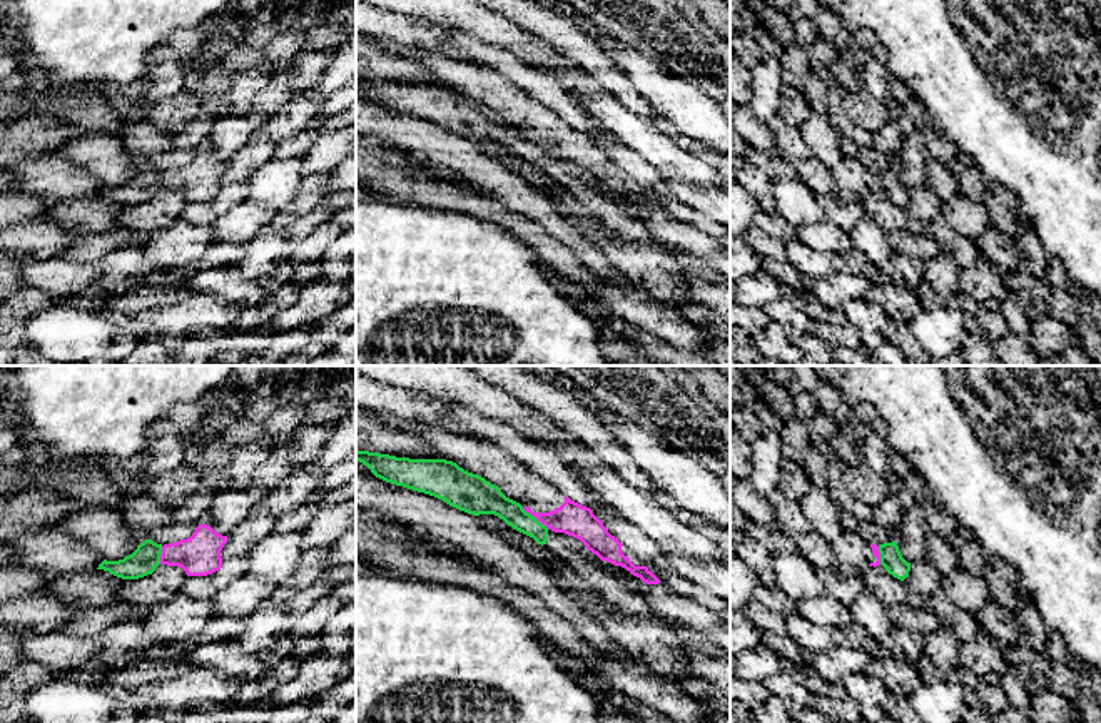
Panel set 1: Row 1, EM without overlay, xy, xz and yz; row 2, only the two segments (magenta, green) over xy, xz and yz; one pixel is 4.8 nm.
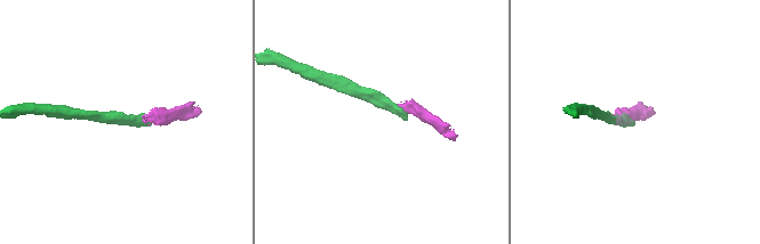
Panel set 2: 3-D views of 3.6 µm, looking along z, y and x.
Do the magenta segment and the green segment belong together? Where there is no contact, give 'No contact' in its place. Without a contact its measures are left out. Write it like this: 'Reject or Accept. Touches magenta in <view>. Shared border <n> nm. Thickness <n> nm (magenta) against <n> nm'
Reject. Touches magenta in xz. Shared border 170 nm. Thickness 160 nm (magenta) against 150 nm

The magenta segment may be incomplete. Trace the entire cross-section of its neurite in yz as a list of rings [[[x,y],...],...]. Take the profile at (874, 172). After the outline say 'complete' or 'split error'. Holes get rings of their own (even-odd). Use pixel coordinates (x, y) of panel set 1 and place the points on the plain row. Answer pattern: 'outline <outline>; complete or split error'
outline [[[845,157],[834,170],[837,197],[847,202],[862,202],[867,192],[880,190],[877,170],[869,170],[859,159]]]; split error

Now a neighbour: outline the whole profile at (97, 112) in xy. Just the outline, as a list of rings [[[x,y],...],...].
[[[90,92],[82,100],[74,100],[57,112],[63,124],[75,125],[85,134],[120,129],[127,120],[120,105],[100,92]]]

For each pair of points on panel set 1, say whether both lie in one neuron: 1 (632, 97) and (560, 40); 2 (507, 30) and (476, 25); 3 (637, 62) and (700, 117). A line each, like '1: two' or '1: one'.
1: one
2: one
3: one

